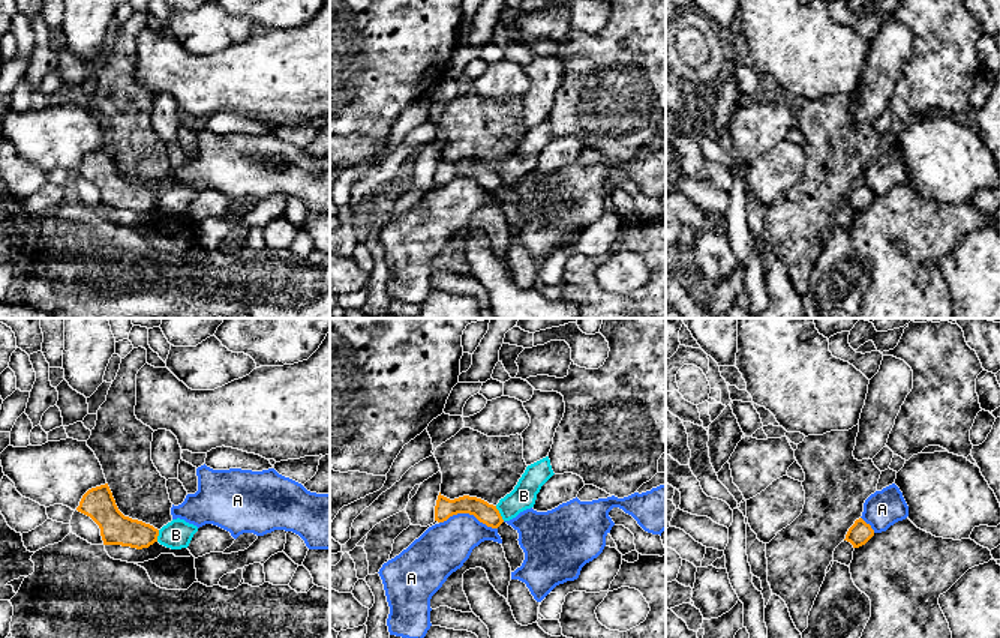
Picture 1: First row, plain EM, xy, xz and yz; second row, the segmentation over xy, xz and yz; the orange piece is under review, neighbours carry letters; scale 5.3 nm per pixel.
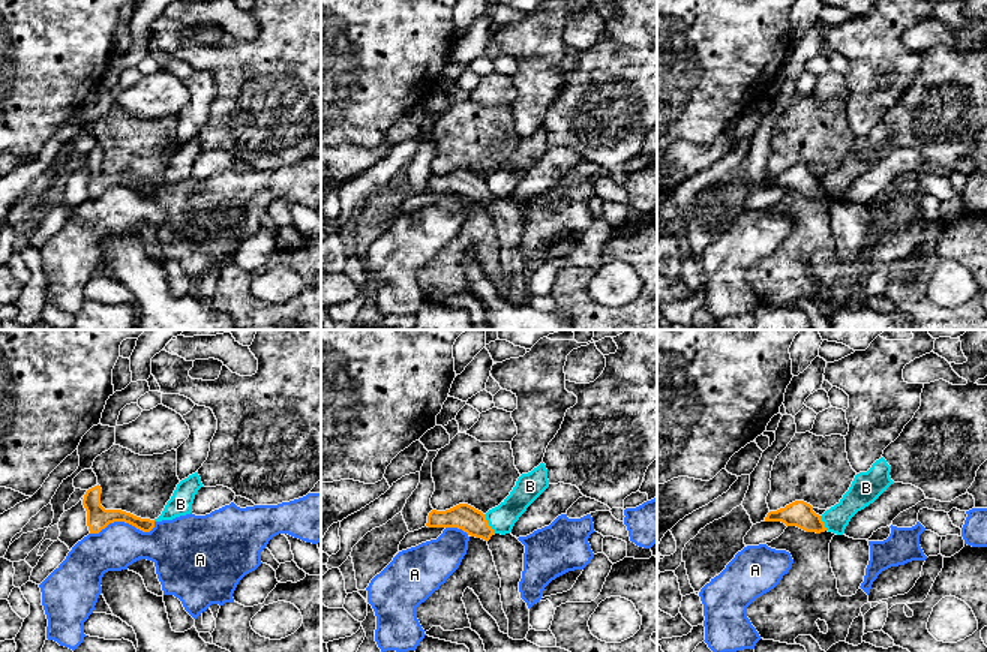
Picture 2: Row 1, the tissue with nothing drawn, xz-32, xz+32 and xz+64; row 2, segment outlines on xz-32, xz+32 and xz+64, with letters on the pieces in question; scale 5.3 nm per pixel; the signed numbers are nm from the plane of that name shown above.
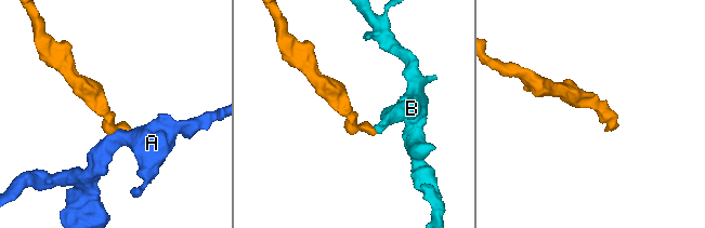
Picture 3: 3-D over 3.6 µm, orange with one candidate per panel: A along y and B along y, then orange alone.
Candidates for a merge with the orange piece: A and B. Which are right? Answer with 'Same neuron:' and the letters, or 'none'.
Same neuron: none

